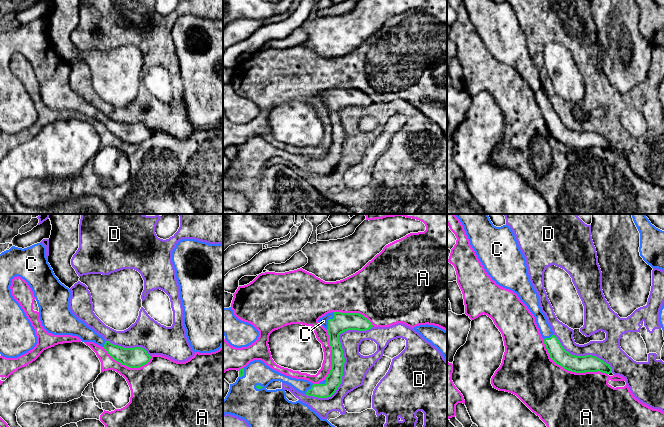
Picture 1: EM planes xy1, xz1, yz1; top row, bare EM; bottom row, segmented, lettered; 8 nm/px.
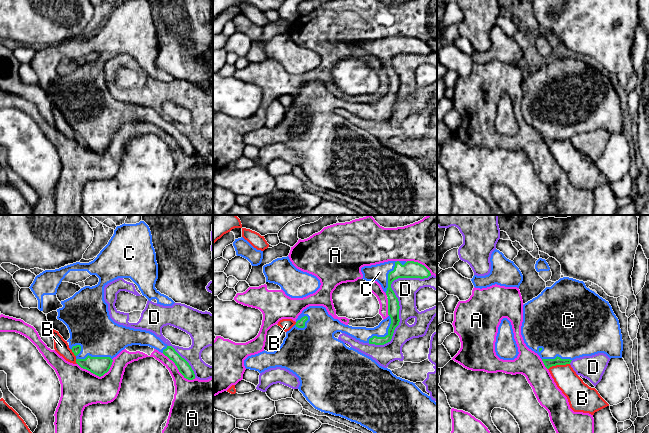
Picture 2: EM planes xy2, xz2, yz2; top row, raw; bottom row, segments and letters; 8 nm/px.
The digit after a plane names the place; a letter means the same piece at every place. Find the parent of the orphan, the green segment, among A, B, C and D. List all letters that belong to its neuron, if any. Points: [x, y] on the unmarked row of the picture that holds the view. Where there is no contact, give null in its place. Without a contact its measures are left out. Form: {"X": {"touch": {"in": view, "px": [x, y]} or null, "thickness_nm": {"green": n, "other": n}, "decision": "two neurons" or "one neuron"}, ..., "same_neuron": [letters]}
{"A": {"touch": {"in": "yz1", "px": [570, 146]}, "thickness_nm": {"green": 140, "other": 480}, "decision": "two neurons"}, "B": {"touch": {"in": "yz2", "px": [558, 140]}, "thickness_nm": {"green": 70, "other": 190}, "decision": "two neurons"}, "C": {"touch": {"in": "xz2", "px": [390, 48]}, "thickness_nm": {"green": 140, "other": 140}, "decision": "one neuron"}, "D": {"touch": {"in": "xz1", "px": [344, 136]}, "thickness_nm": {"green": 120, "other": 200}, "decision": "two neurons"}, "same_neuron": ["C"]}

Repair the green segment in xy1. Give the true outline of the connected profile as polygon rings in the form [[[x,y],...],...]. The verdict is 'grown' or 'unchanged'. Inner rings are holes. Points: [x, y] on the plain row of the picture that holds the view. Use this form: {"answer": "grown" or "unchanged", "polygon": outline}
{"answer": "grown", "polygon": [[[42,19],[27,24],[12,22],[0,30],[0,130],[6,134],[17,134],[32,126],[37,120],[35,105],[24,86],[11,70],[14,53],[24,55],[33,67],[39,83],[39,94],[43,104],[54,111],[77,112],[82,118],[94,118],[103,123],[116,137],[129,144],[140,144],[147,140],[151,132],[142,123],[124,124],[106,117],[104,113],[79,96],[70,86],[71,67],[55,52],[46,33],[46,23]]]}

